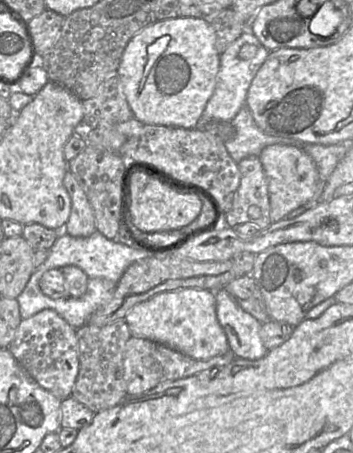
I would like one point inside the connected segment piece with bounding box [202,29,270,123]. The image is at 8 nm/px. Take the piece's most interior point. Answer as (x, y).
(235, 75)

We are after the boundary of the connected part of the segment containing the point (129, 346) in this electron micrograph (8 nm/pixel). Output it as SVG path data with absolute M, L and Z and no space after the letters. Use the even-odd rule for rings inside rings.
M132 336L126 343L123 357L123 378L128 396L141 395L161 383L196 375L202 371L220 369L237 357L229 350L209 360L195 360L158 342Z

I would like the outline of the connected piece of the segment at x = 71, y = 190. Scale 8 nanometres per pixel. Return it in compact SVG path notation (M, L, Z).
M67 171L63 184L71 198L71 213L63 230L73 237L88 237L96 231L95 216L88 198L74 175Z

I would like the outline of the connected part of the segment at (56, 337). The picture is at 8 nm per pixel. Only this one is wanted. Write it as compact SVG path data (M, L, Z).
M43 309L22 319L7 349L41 387L61 400L71 395L79 372L76 329L55 311Z

